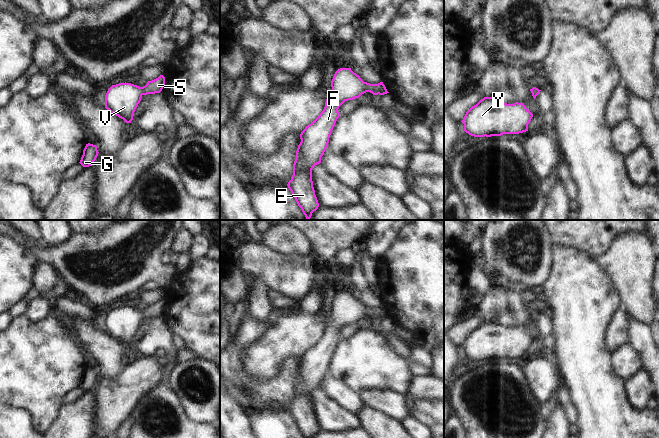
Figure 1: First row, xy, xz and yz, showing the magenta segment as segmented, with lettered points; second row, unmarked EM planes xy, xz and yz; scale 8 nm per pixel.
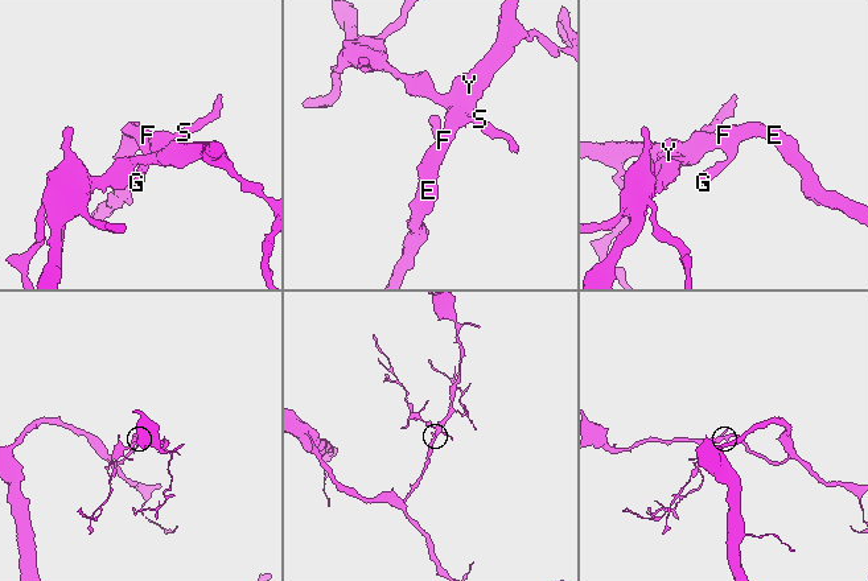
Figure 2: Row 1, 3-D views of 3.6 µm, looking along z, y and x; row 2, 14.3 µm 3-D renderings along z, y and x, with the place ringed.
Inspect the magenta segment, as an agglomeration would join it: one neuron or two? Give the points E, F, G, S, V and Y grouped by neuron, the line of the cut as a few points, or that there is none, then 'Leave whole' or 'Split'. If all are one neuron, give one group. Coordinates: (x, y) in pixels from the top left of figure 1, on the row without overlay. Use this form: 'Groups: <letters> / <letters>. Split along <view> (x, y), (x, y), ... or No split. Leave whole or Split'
Groups: E F G S V Y. No split. Leave whole

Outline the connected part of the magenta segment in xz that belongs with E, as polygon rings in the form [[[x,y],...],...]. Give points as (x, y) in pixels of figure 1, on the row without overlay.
[[[351,292],[338,293],[331,305],[331,317],[320,339],[300,358],[301,366],[296,375],[293,399],[287,410],[303,438],[312,438],[319,431],[312,405],[312,393],[321,387],[337,343],[339,331],[348,324],[370,316],[373,319],[389,317],[383,308],[364,306]]]

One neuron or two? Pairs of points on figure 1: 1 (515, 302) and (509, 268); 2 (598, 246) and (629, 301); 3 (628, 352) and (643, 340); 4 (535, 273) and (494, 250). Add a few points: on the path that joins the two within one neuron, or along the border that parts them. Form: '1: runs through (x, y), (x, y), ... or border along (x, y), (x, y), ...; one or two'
1: border along (499, 274), (506, 281); two
2: border along (619, 237), (606, 252), (596, 259); two
3: border along (629, 342), (644, 366); two
4: runs through (525, 263), (512, 250), (504, 250); one

